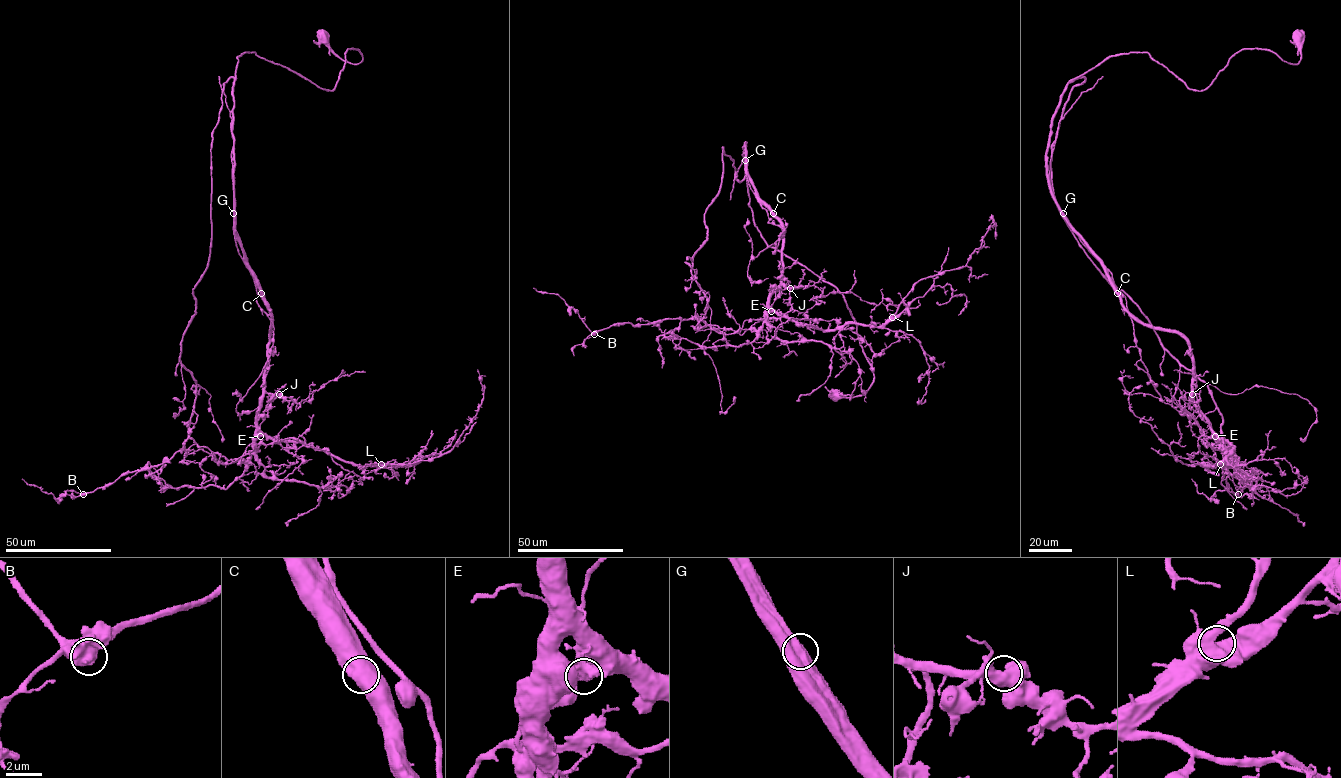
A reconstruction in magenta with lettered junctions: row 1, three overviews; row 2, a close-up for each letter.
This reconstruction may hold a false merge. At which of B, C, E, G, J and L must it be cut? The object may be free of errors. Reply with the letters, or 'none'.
G

